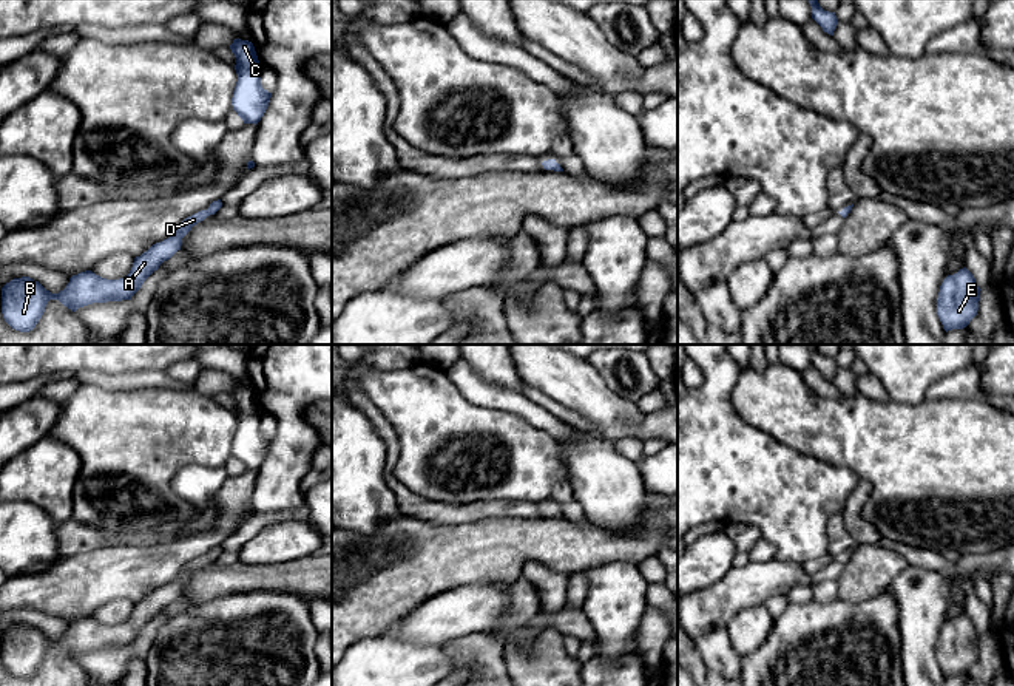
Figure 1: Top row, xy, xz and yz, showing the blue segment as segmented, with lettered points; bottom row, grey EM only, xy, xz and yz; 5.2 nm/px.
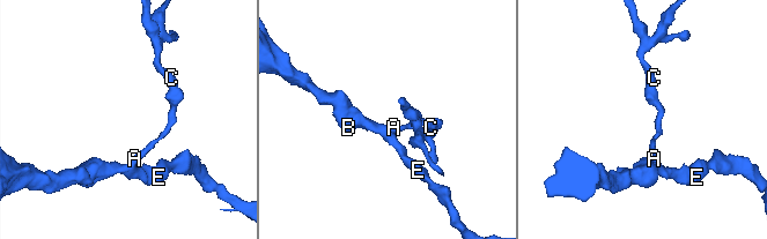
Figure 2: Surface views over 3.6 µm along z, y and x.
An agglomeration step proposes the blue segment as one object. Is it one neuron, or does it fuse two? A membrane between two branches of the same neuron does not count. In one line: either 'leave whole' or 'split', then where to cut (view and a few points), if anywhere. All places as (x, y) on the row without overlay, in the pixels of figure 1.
leave whole | no cut

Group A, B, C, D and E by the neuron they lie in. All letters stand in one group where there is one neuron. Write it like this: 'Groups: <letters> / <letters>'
Groups: A B C D E

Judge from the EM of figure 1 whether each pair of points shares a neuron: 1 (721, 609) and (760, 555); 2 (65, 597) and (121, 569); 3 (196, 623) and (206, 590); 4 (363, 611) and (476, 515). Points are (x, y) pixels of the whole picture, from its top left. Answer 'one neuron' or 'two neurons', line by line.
1: two neurons
2: one neuron
3: two neurons
4: two neurons

